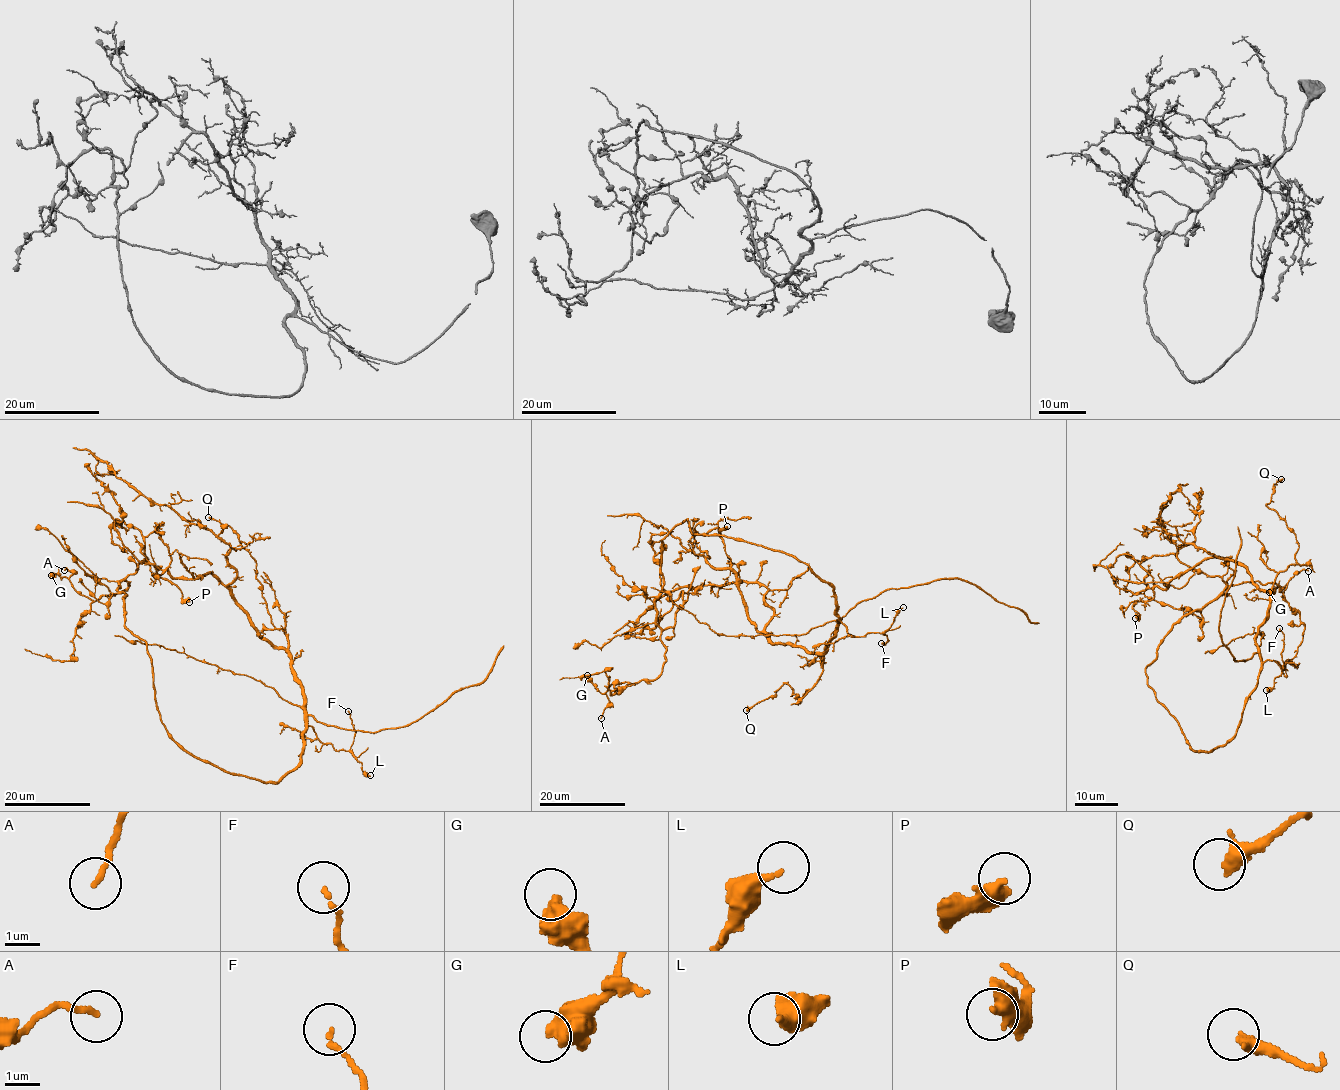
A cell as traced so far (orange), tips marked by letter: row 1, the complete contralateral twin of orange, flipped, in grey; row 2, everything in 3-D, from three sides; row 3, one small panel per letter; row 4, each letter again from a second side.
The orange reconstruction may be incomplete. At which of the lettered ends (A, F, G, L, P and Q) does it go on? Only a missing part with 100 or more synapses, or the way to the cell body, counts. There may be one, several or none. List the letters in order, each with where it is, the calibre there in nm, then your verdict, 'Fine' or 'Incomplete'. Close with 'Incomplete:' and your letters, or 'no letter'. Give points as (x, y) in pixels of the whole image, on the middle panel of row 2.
A: Place: (601, 718). Thickness 180 nm. Fine
F: Place: (881, 643). Thickness 120 nm. Fine
G: Place: (587, 675). Thickness 600 nm. Fine
L: Place: (903, 607). Thickness 240 nm. Fine
P: Place: (727, 526). Thickness 440 nm. Fine
Q: Place: (746, 710). Thickness 400 nm. Fine
Incomplete: no letter

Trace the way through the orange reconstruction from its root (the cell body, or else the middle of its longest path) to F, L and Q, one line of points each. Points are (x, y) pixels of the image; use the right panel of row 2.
F: (1191, 747), (1208, 752), (1229, 741), (1260, 667), (1268, 660), (1284, 665), (1283, 670), (1279, 628)
L: (1191, 747), (1208, 752), (1229, 741), (1260, 667), (1268, 660), (1284, 665), (1266, 690)
Q: (1191, 747), (1229, 741), (1257, 685), (1257, 627), (1275, 576), (1297, 562), (1295, 534), (1266, 505), (1281, 479)

